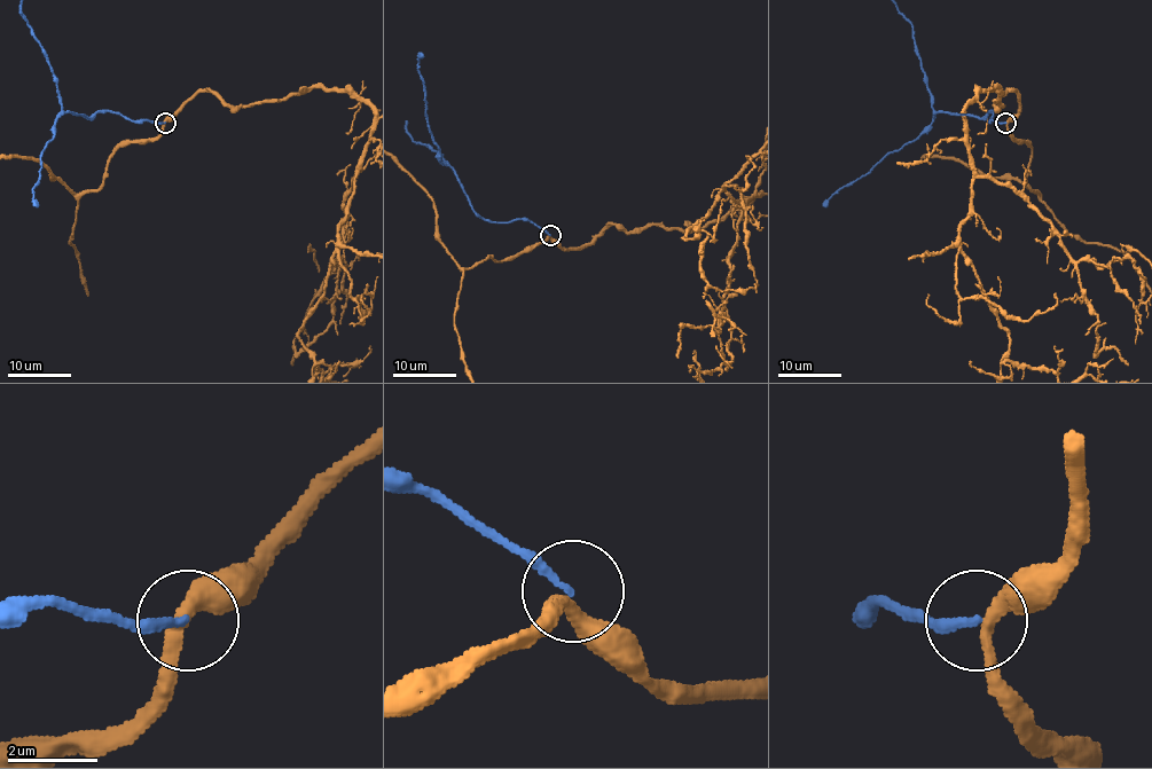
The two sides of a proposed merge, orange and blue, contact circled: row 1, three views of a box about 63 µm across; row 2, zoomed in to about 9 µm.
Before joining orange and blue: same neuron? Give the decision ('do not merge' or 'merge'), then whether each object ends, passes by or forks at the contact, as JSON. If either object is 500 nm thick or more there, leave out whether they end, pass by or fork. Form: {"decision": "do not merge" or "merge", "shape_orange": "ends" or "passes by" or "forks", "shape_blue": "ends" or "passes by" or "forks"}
{"decision": "do not merge", "shape_orange": "passes by", "shape_blue": "ends"}

